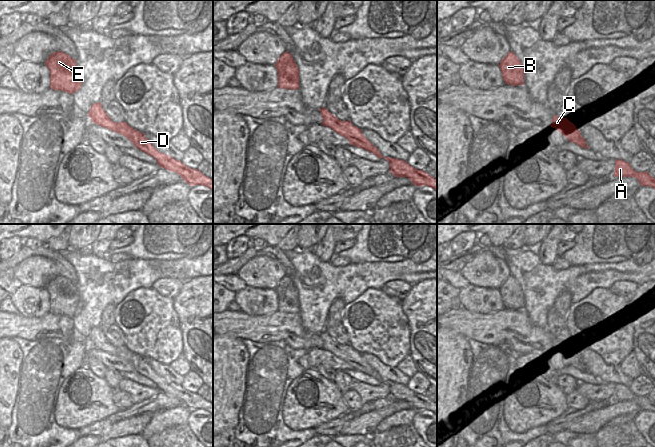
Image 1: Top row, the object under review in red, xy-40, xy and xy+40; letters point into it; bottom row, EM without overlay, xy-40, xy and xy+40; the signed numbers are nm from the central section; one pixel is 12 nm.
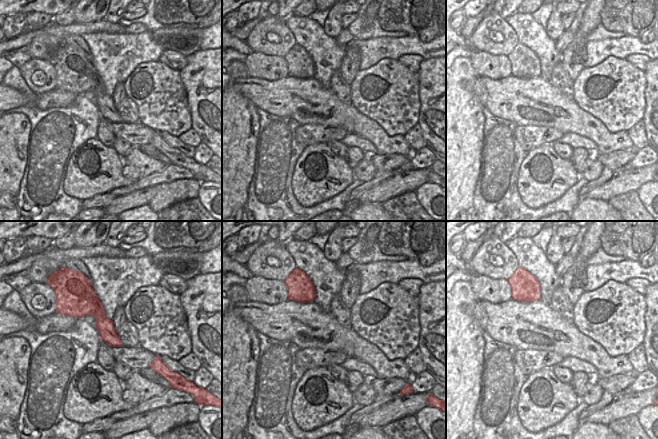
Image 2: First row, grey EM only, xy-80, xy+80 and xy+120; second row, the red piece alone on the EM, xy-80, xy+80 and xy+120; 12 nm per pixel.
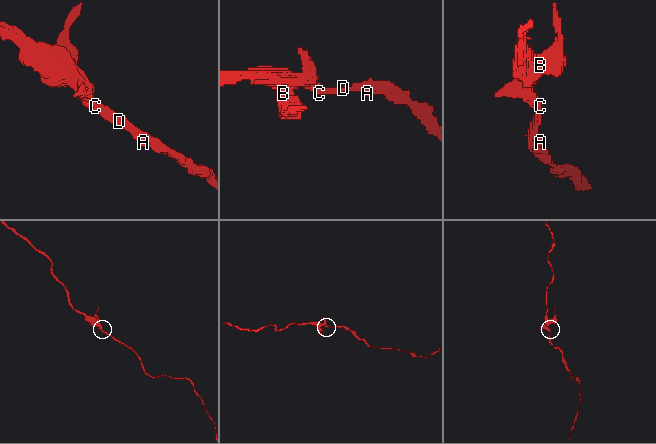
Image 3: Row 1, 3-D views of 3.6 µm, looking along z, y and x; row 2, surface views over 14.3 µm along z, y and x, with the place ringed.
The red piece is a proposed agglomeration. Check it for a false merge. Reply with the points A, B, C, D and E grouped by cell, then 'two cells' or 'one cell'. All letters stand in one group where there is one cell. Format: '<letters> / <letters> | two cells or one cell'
A C D E / B | two cells

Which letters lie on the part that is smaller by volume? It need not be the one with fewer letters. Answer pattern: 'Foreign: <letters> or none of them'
Foreign: B

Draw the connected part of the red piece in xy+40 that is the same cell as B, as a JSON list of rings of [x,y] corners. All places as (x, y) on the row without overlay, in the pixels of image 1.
[[[510,275],[500,286],[503,304],[513,310],[524,309],[524,294],[519,282]]]

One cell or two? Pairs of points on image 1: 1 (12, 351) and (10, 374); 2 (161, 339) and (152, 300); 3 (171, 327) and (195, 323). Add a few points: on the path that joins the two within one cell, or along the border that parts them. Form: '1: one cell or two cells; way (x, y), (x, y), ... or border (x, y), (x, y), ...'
1: one cell; way (10, 357), (10, 368)
2: one cell; way (152, 329), (152, 310)
3: two cells; border (173, 303), (173, 309), (178, 317), (183, 349)

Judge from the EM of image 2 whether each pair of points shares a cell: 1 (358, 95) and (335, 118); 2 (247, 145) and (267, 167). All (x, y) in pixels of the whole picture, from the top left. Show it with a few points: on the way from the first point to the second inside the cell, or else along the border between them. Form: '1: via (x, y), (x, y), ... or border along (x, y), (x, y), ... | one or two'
1: border along (352, 103), (357, 110), (371, 118) | two
2: border along (259, 131), (255, 170), (251, 177) | two

